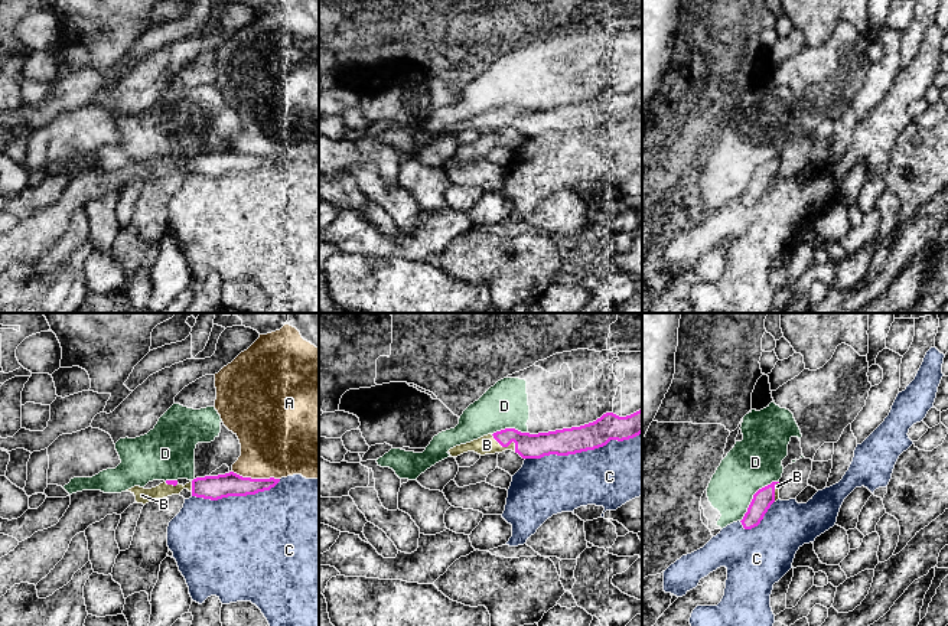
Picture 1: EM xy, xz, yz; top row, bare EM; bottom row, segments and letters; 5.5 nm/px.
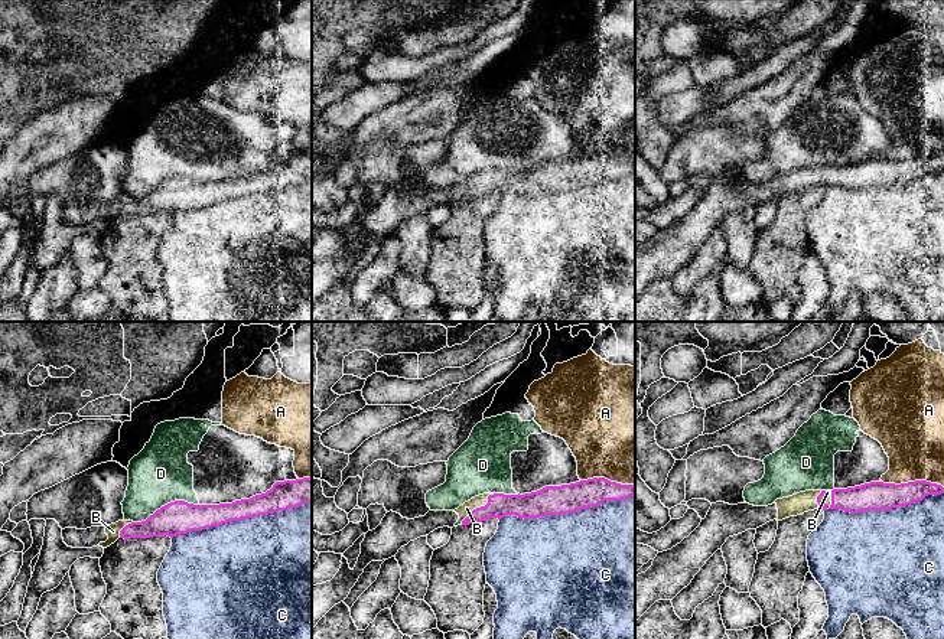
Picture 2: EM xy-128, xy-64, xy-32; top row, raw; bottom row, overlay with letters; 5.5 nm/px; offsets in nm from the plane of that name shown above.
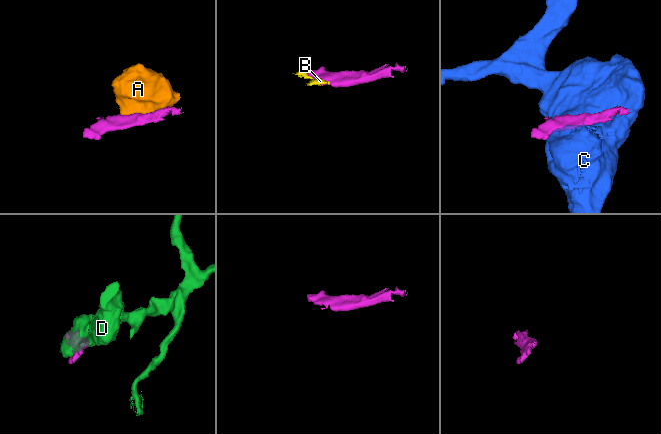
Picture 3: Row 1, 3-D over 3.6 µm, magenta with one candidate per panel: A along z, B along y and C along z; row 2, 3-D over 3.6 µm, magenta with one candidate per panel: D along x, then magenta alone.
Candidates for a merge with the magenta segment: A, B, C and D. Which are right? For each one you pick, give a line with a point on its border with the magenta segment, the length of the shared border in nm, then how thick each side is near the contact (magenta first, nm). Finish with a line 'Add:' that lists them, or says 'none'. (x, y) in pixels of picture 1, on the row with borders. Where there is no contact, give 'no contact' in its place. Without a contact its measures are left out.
B: xz (507, 446) | 170 nm | 140/110 nm
Add: B

